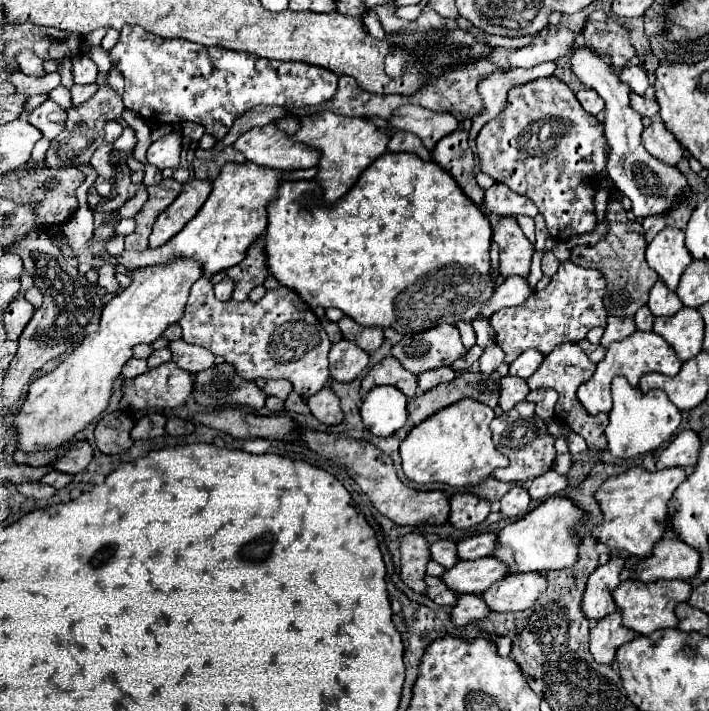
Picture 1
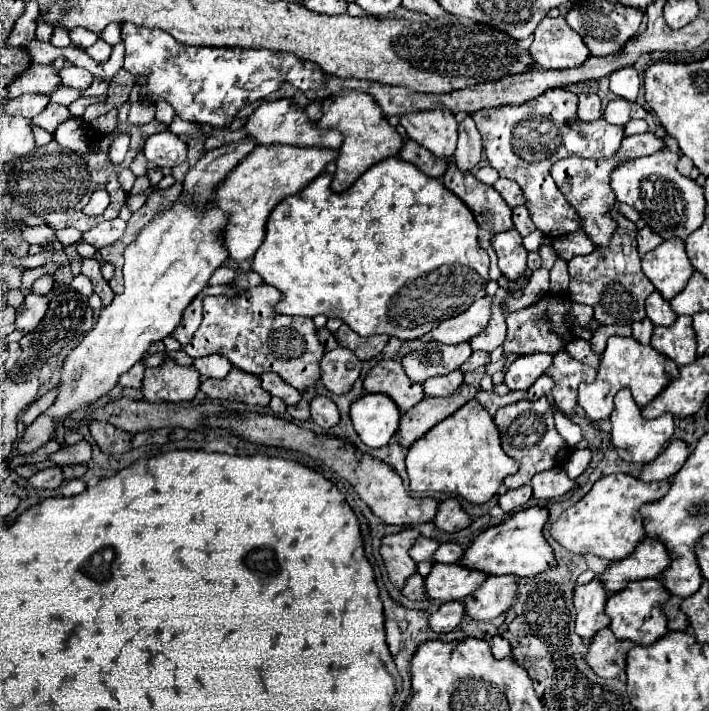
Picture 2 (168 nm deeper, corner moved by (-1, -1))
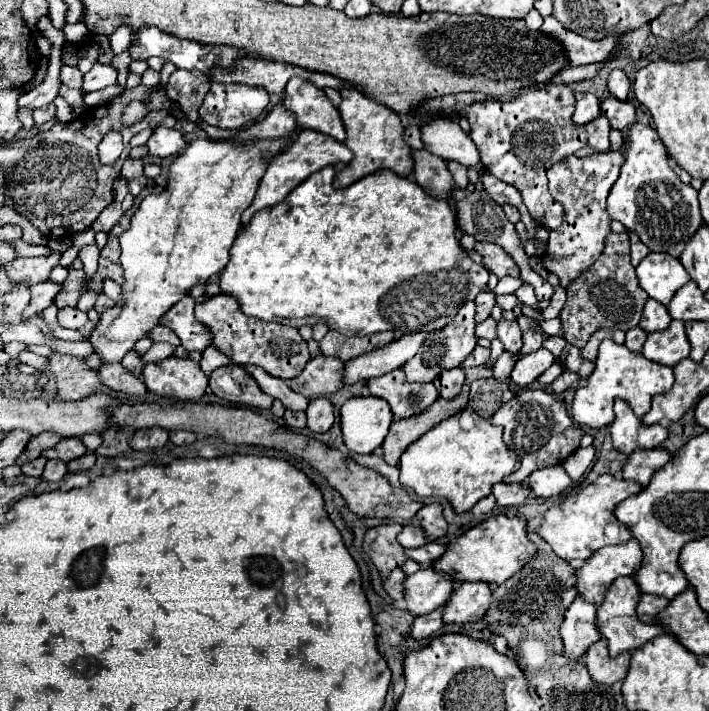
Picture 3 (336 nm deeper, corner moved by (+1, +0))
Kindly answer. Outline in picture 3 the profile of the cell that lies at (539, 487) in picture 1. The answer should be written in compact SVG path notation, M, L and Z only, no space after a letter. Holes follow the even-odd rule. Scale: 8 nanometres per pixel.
M562 465L556 467L546 467L546 469L538 469L528 477L530 489L536 497L556 497L560 495L568 485L570 485L570 477L568 473L562 469Z

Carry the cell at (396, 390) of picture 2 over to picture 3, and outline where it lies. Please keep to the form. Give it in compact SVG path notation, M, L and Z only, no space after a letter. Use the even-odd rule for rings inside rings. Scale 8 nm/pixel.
M402 369L368 379L368 389L374 397L388 401L394 419L418 415L438 399L434 383L408 383Z

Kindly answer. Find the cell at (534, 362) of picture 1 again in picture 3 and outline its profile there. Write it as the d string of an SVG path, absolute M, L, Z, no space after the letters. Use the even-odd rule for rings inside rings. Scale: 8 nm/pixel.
M544 347L534 351L534 353L522 355L520 361L512 369L512 381L518 387L526 387L534 379L538 379L552 363L554 363L554 355L548 349L544 349Z

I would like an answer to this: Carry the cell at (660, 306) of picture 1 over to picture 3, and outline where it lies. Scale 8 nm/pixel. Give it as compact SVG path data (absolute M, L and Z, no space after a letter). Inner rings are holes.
M648 299L642 311L642 319L640 319L640 327L646 333L654 333L654 331L662 331L672 323L672 317L668 313L668 309L664 305L660 305L654 299Z

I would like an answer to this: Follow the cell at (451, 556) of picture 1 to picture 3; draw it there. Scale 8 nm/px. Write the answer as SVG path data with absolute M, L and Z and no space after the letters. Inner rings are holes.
M406 525L400 533L398 533L398 543L402 547L408 547L408 549L414 549L414 547L422 547L426 541L424 541L424 531L416 525Z

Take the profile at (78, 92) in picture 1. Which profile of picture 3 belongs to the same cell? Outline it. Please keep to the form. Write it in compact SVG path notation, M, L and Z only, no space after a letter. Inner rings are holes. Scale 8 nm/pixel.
M94 63L94 67L84 75L82 81L82 91L90 93L90 91L100 91L108 85L116 83L116 75L118 71L112 65L104 65L104 63Z

